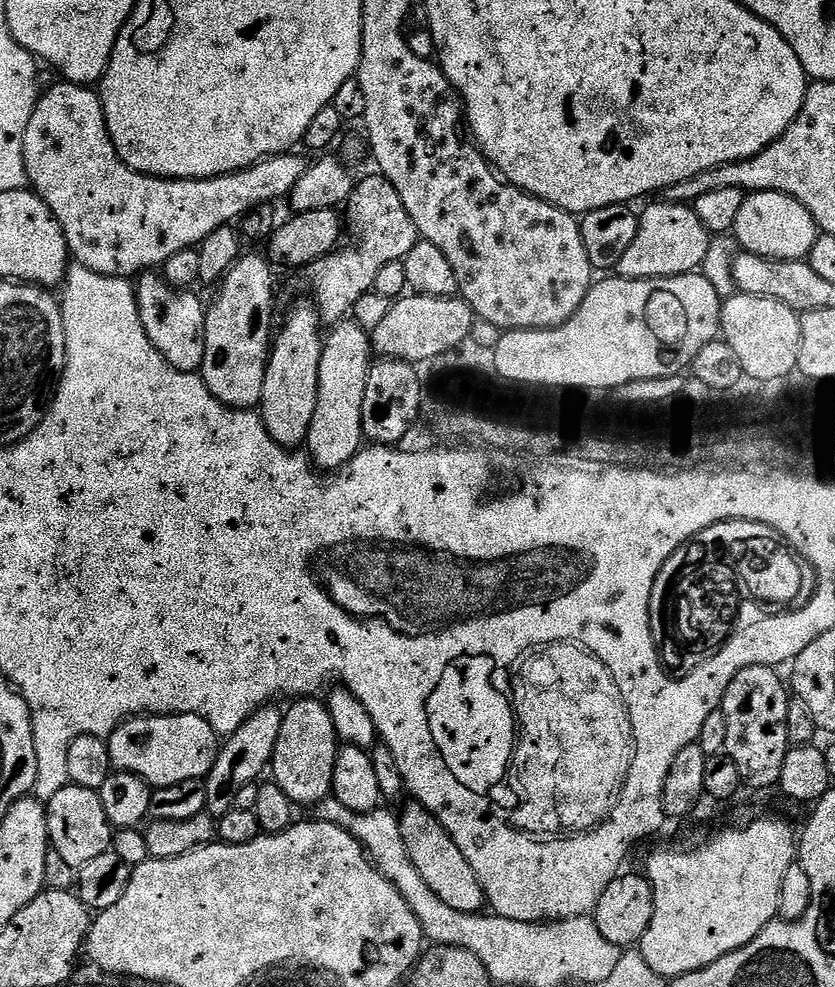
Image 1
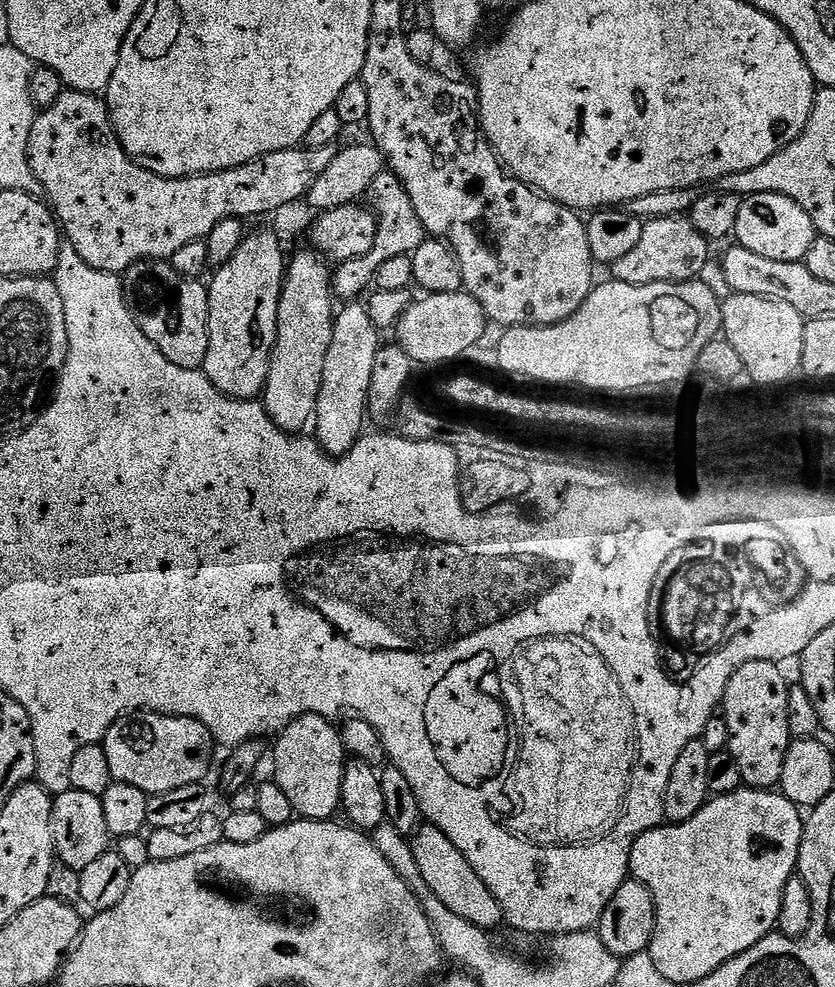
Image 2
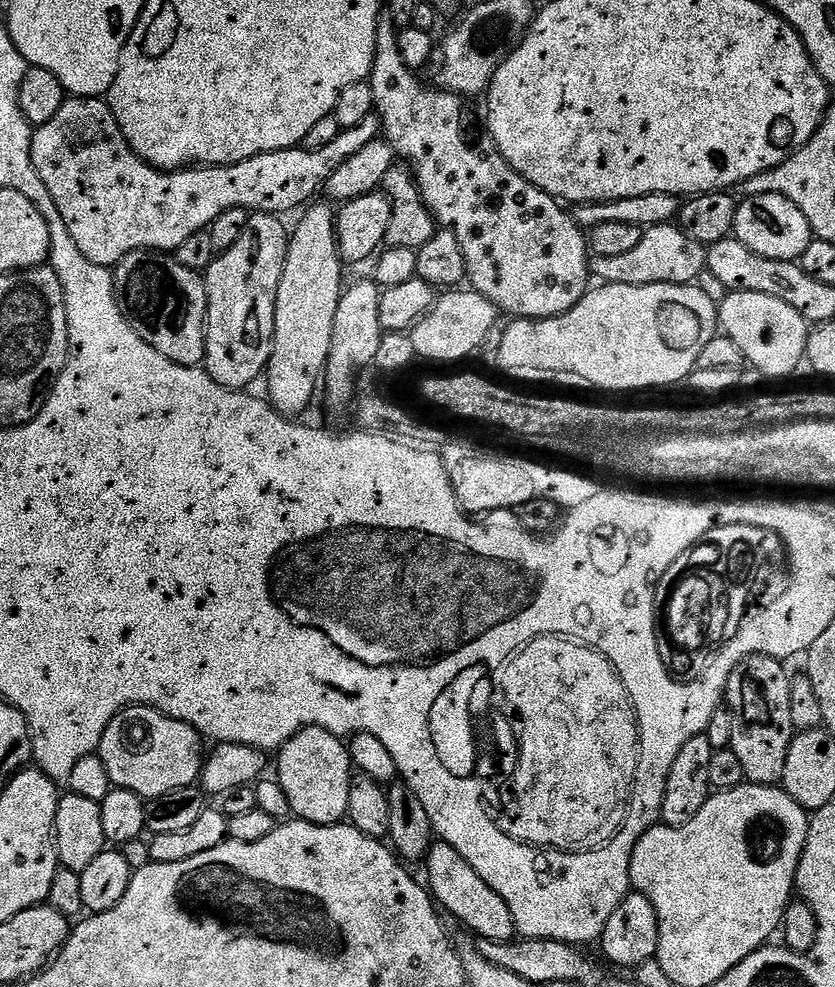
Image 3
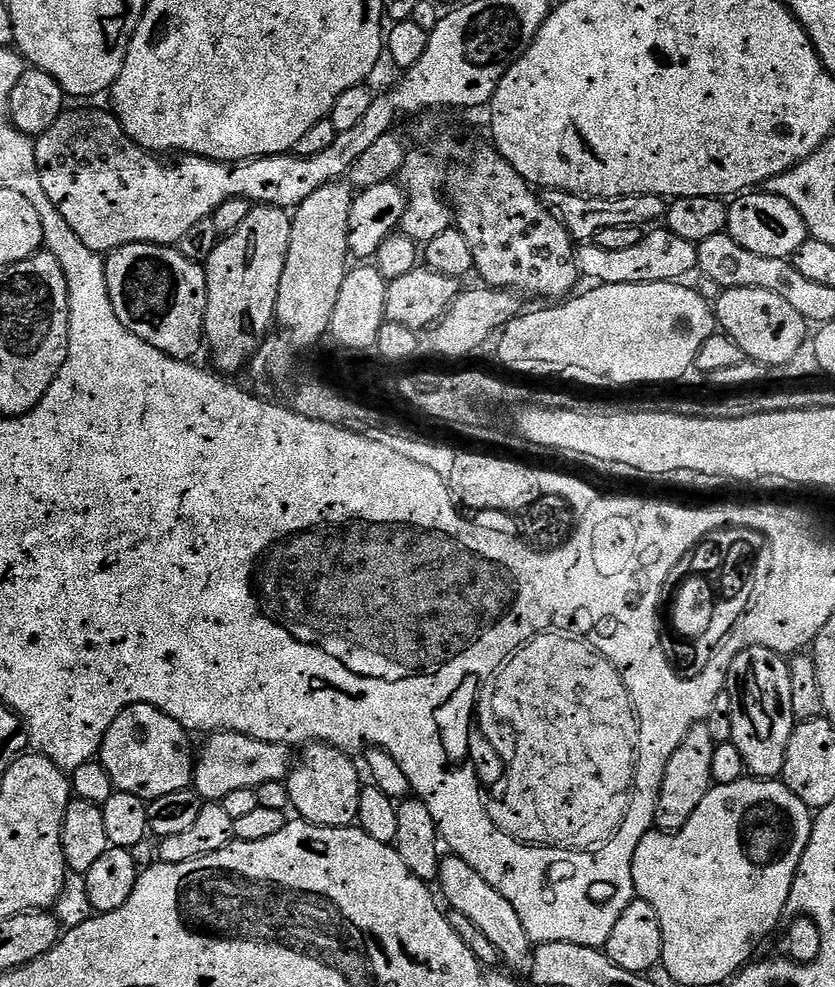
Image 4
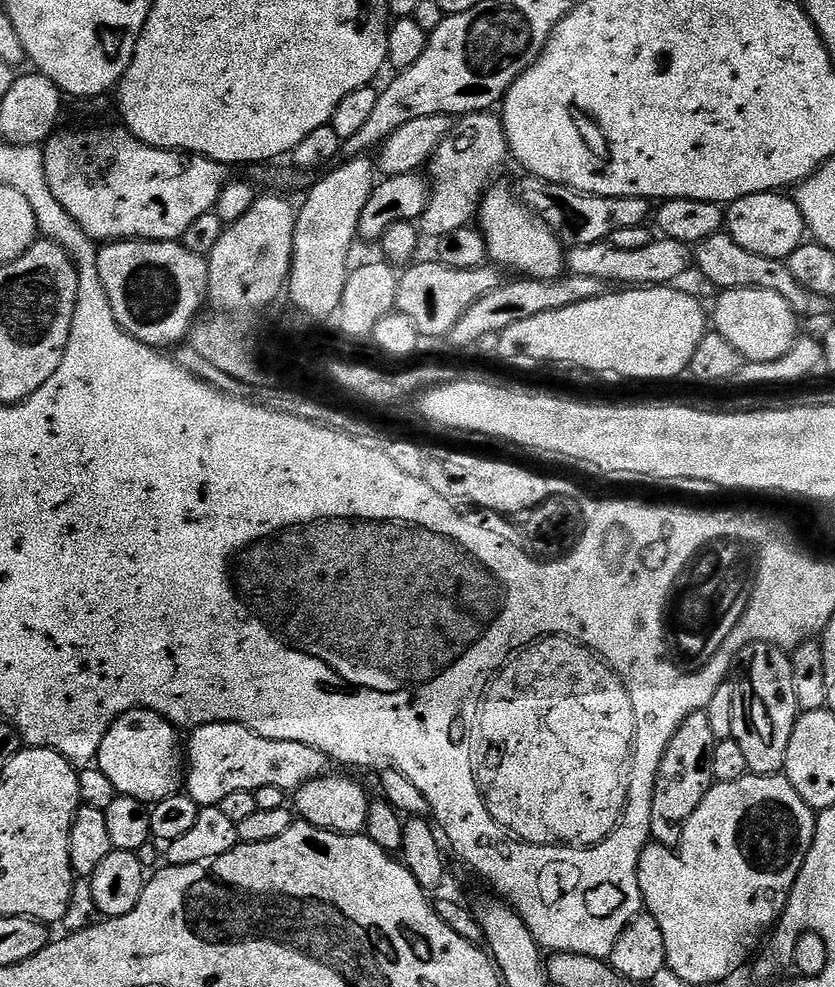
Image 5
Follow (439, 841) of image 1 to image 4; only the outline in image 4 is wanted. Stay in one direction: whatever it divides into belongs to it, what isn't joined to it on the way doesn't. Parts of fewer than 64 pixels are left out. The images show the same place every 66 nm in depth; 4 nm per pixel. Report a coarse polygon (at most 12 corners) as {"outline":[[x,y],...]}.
{"outline":[[445,855],[443,903],[470,918],[512,968],[534,945],[514,906],[474,866]]}

